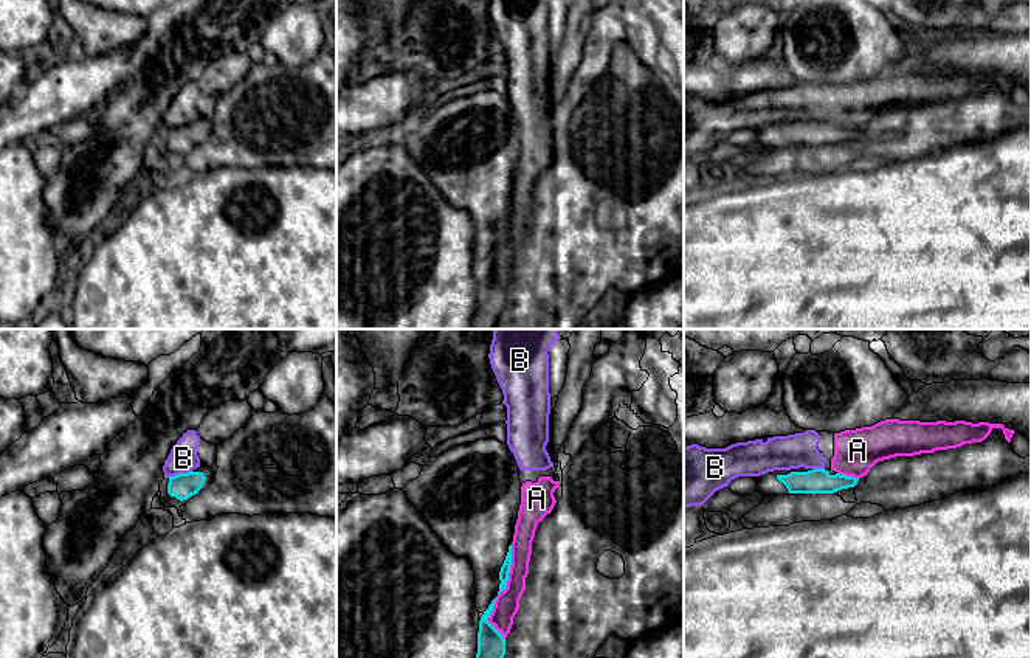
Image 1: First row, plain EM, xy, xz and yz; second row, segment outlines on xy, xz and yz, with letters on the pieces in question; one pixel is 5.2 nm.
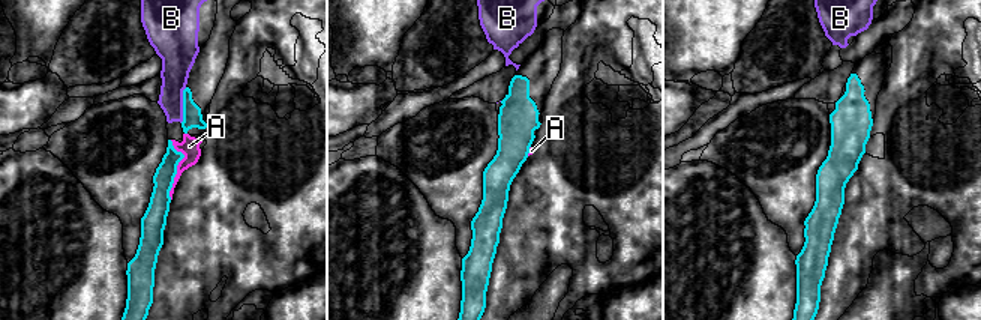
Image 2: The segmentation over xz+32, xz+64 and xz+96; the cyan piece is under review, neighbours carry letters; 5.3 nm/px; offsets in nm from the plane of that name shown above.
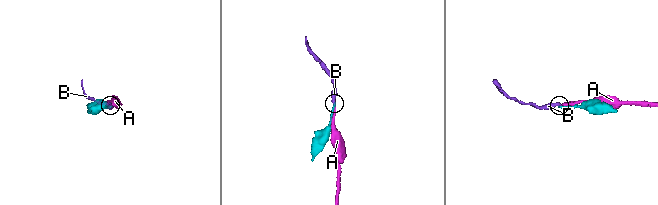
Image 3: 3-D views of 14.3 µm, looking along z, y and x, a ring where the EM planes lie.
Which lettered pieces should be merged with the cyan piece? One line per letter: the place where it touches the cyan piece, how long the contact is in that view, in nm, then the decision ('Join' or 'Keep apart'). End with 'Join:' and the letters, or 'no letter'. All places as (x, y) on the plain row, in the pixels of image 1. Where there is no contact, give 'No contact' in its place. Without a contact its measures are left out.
A: Touches cyan at xz (509, 222). Shared border 280 nm. Keep apart
B: Touches cyan at xy (179, 126). Shared border 130 nm. Keep apart
Join: no letter

